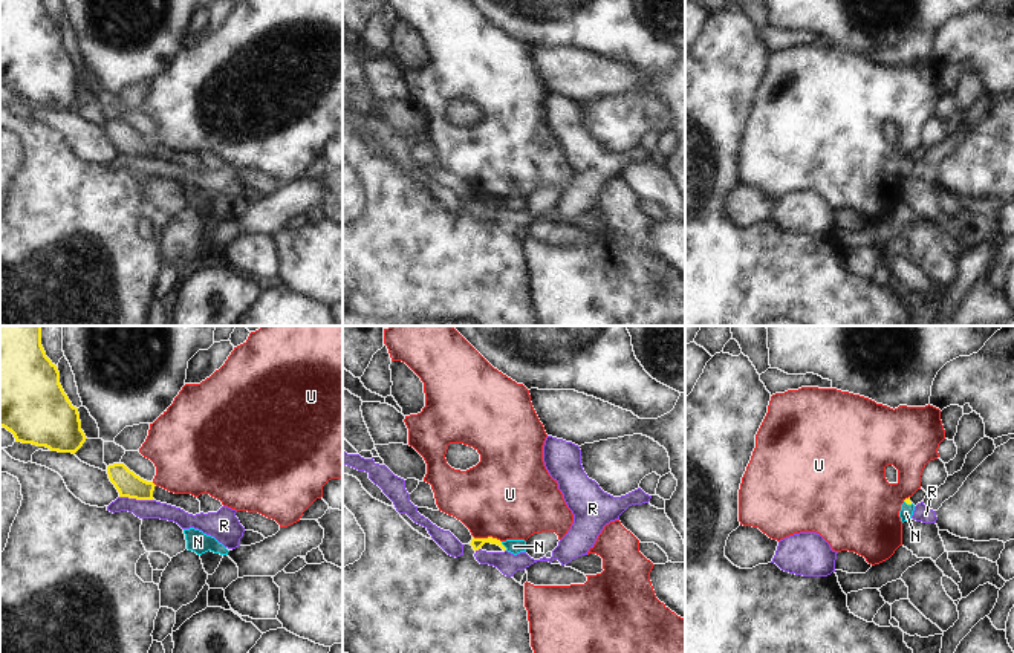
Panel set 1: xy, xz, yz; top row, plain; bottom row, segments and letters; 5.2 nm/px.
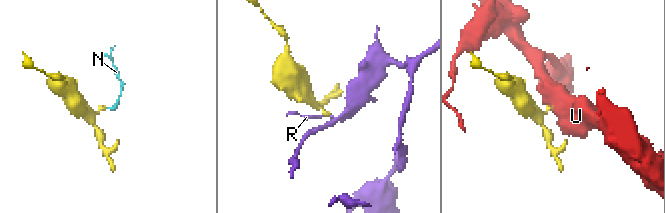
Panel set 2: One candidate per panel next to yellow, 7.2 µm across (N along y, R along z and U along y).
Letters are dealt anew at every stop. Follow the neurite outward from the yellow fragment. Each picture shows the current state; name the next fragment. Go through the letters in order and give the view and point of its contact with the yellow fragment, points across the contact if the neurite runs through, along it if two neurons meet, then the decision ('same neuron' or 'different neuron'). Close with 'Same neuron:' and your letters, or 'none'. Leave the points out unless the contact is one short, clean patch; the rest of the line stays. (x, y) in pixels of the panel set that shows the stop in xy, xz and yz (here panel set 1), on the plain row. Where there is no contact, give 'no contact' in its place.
N: xz (503, 204) | across xz (476, 201), (494, 198), (503, 204), (514, 204) | same neuron
R: xy (136, 156) | along xy (120, 153), (153, 158) | different neuron
U: xz (488, 194) | along xz (473, 193), (496, 194), (500, 199) | different neuron
Same neuron: N

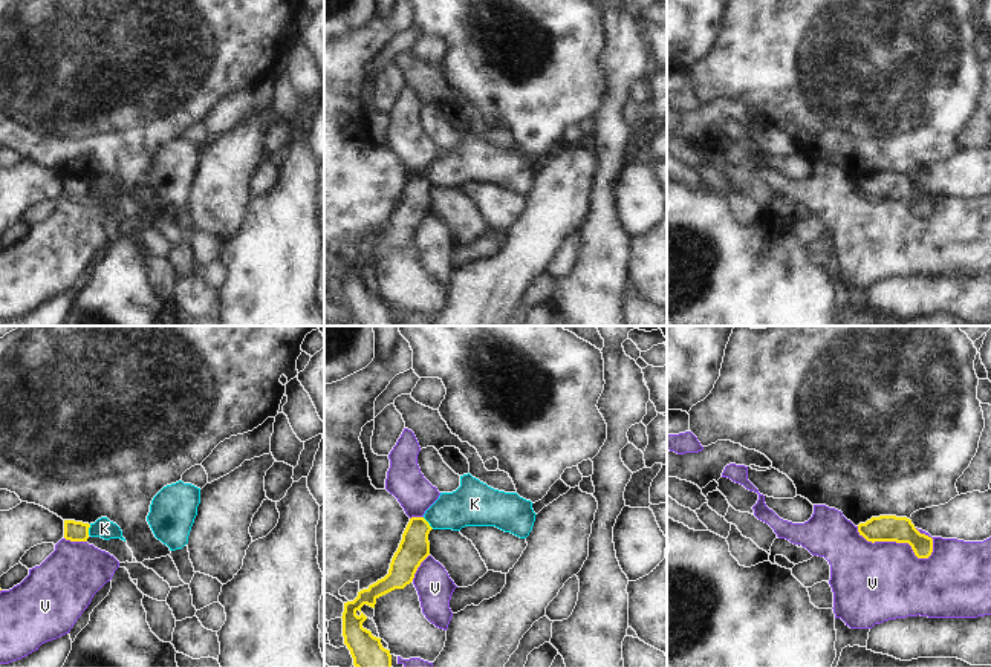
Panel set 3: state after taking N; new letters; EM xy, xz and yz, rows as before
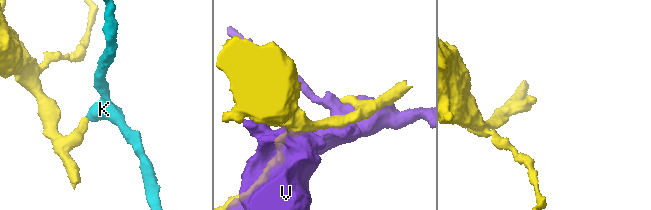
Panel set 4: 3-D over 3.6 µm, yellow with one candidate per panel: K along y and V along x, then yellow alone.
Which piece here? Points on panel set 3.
K: xz (428, 181) | along xz (422, 175), (433, 185) | different neuron
V: yz (895, 198) | different neuron
Same neuron: none

